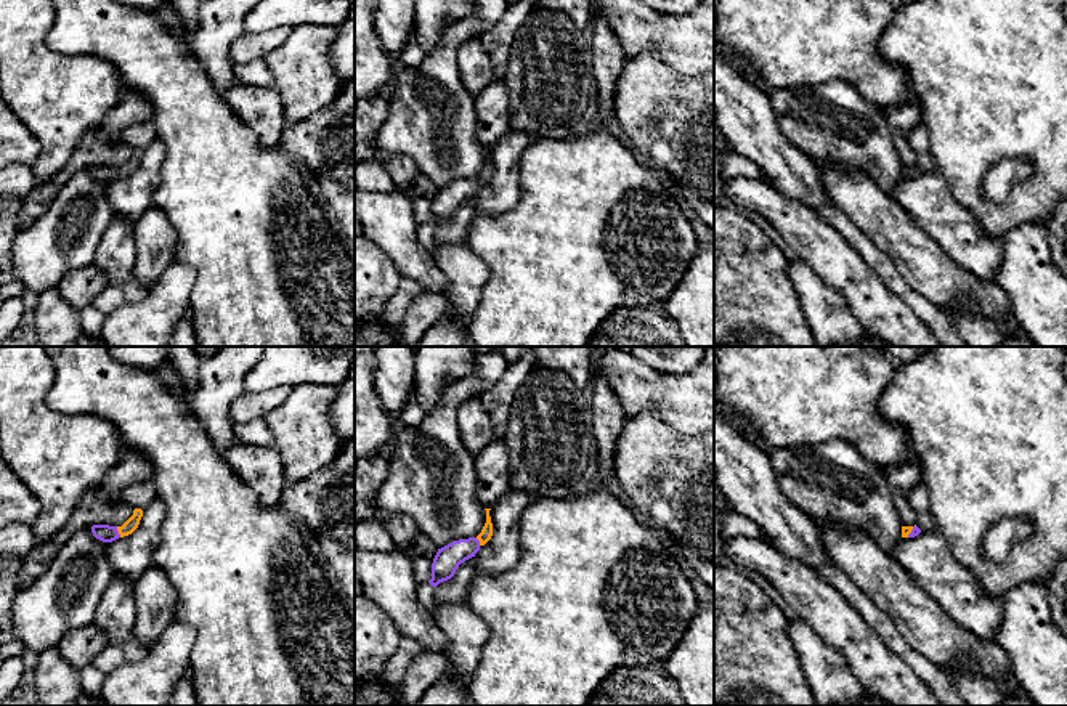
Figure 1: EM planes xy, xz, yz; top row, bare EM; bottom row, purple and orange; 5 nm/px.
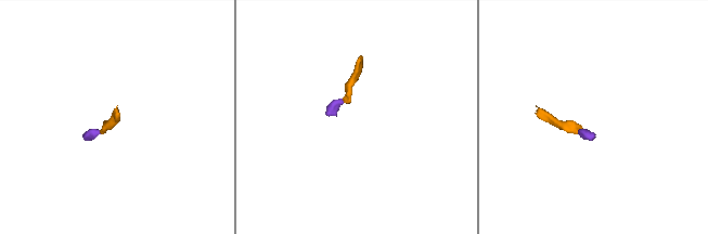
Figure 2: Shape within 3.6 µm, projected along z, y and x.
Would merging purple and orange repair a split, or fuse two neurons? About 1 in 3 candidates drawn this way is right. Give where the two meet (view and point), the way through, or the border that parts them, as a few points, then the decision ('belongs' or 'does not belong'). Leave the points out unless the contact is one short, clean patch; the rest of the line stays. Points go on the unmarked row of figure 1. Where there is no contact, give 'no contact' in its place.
contact xy (117, 172); way xy (105, 174), (117, 172), (130, 166); belongs

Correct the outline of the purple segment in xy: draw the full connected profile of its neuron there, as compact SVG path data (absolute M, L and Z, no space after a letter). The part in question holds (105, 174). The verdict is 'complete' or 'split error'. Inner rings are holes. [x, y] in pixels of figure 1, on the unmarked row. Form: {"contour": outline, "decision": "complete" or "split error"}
{"contour": "M135 149L133 156L122 167L93 165L91 173L103 183L112 183L119 178L132 175L138 168L141 157L143 151Z", "decision": "split error"}

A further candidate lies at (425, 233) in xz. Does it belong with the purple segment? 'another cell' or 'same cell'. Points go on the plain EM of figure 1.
same cell

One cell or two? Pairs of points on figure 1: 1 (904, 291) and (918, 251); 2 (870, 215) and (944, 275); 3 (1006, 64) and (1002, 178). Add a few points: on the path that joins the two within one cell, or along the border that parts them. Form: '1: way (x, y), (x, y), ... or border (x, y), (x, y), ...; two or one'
1: border (884, 252), (905, 281), (937, 305); two
2: way (888, 227), (926, 265); one
3: border (1032, 164), (995, 162), (981, 193); two

